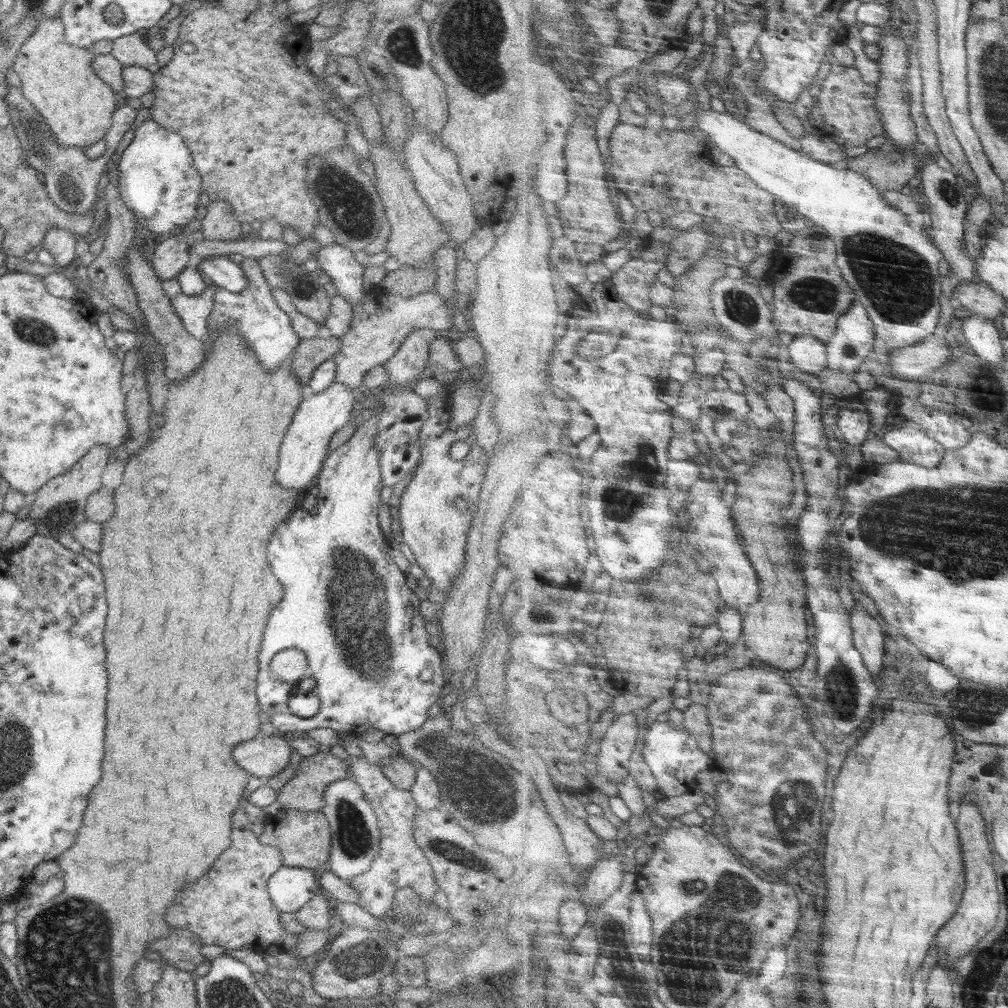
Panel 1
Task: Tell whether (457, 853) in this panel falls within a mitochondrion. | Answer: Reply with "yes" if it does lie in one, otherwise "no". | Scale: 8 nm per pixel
yes

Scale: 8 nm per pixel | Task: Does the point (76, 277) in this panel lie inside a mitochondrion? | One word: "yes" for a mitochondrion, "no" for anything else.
no

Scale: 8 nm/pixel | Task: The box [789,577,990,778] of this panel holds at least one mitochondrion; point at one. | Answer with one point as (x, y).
(841, 686)

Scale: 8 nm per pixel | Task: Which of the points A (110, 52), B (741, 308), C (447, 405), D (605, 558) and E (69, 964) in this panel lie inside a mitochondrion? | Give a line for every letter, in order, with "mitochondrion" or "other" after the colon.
A: other
B: mitochondrion
C: other
D: other
E: mitochondrion

